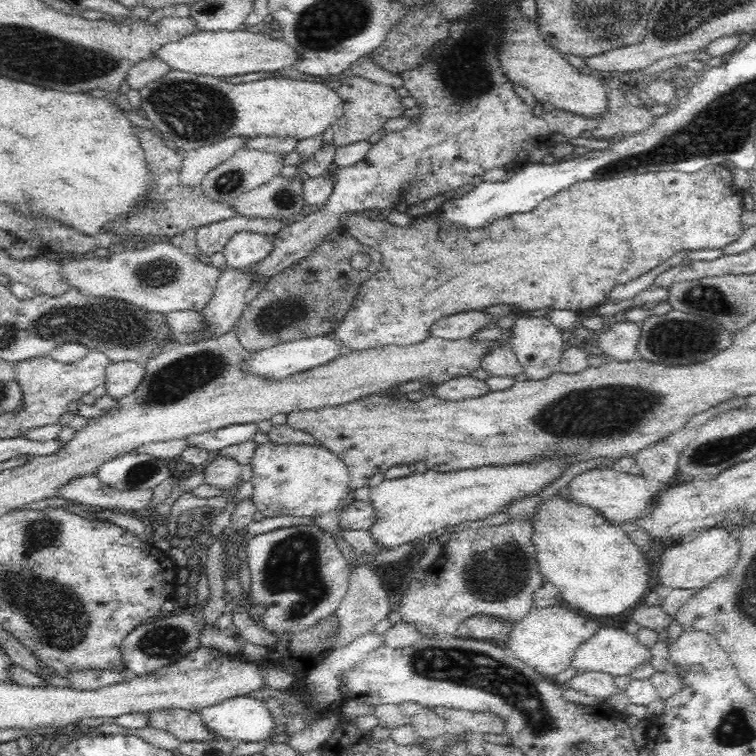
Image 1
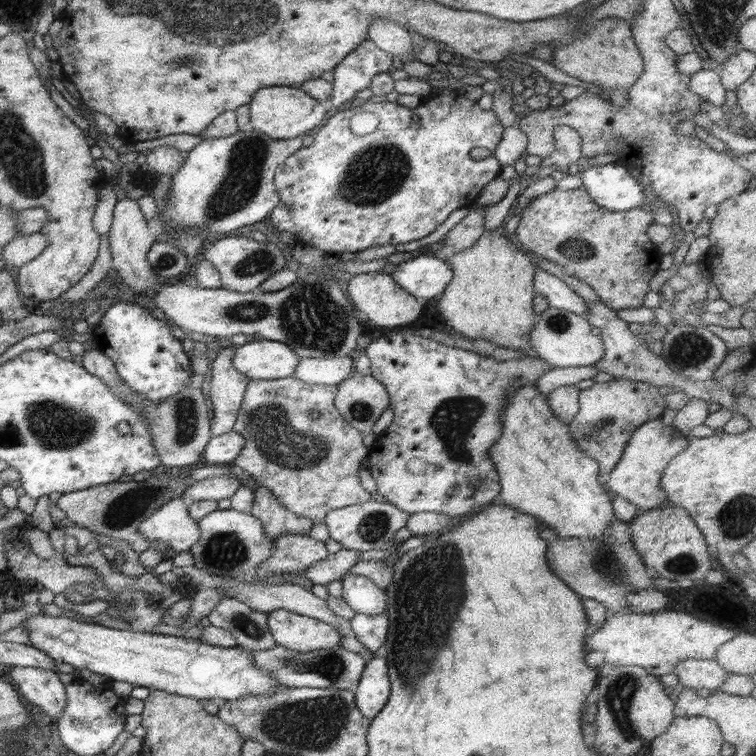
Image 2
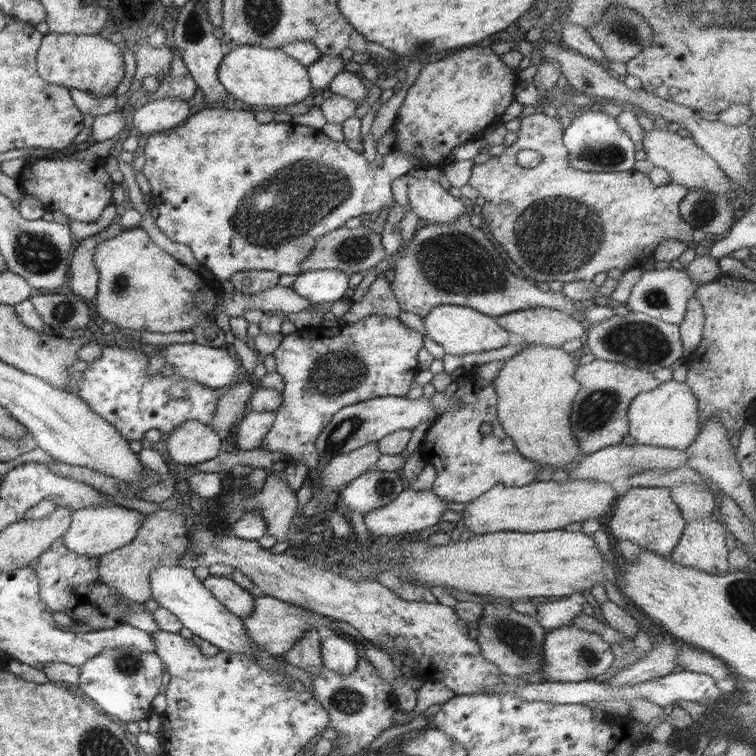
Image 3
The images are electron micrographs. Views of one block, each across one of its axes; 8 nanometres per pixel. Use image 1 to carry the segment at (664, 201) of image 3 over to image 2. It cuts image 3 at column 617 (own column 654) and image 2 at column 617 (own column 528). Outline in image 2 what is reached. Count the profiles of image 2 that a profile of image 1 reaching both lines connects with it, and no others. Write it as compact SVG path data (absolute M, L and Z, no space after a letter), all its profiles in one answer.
M583 186L570 189L570 190L559 190L557 188L552 189L546 194L538 195L531 198L529 205L525 206L521 213L521 219L518 227L515 229L512 239L519 246L519 248L531 252L534 255L543 257L544 259L550 260L555 264L558 264L568 275L574 276L576 279L585 282L587 286L593 289L593 292L597 295L597 298L611 310L623 310L639 308L642 306L643 299L648 293L649 288L647 281L655 272L658 270L660 254L658 253L657 246L653 244L649 237L646 235L647 227L653 224L653 209L652 208L633 208L625 212L607 212L605 208L597 207L597 204L589 198L587 191Z

